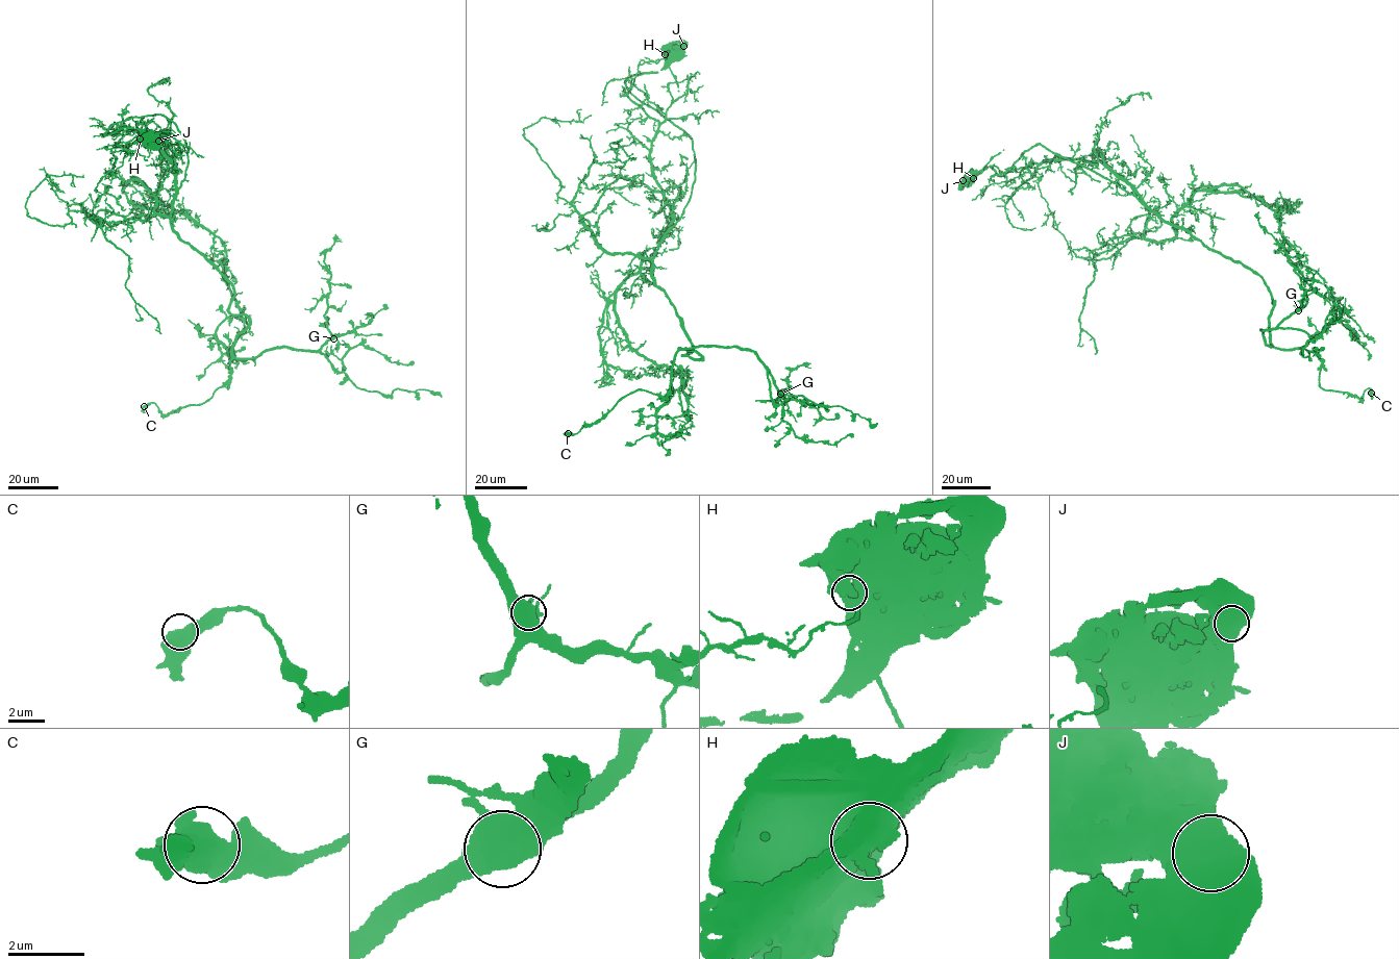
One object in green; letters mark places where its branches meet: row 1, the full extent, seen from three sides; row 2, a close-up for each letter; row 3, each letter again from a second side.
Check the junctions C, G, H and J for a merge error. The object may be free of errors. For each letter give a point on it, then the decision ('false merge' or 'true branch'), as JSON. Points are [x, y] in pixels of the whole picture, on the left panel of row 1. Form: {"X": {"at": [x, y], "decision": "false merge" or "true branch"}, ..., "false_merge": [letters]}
{"C": {"at": [144, 406], "decision": "true branch"}, "G": {"at": [333, 338], "decision": "true branch"}, "H": {"at": [140, 139], "decision": "false merge"}, "J": {"at": [158, 141], "decision": "true branch"}, "false_merge": ["H"]}

